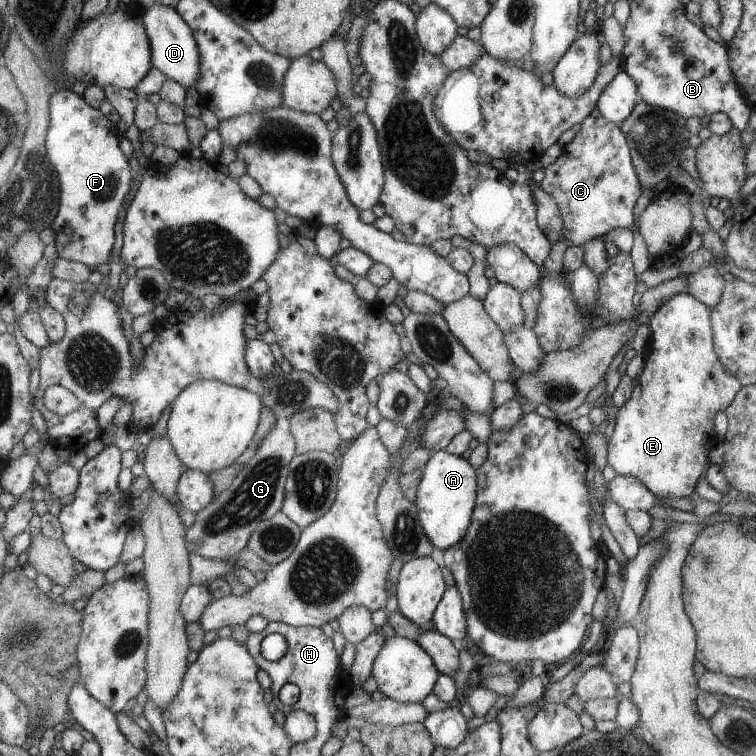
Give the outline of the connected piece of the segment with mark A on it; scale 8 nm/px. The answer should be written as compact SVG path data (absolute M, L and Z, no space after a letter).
M444 449L433 451L422 468L414 500L421 528L433 548L448 549L465 536L472 521L472 509L476 506L476 470L461 456L449 454Z

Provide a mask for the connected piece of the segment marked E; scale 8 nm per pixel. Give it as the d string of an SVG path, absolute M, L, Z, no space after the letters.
M689 293L671 296L651 314L646 322L650 337L641 374L633 380L629 399L617 409L614 428L606 442L606 464L617 475L634 477L656 497L679 498L693 492L707 450L719 441L709 440L713 434L713 414L727 409L741 388L740 380L721 366L721 360L713 350L711 318L711 310Z

